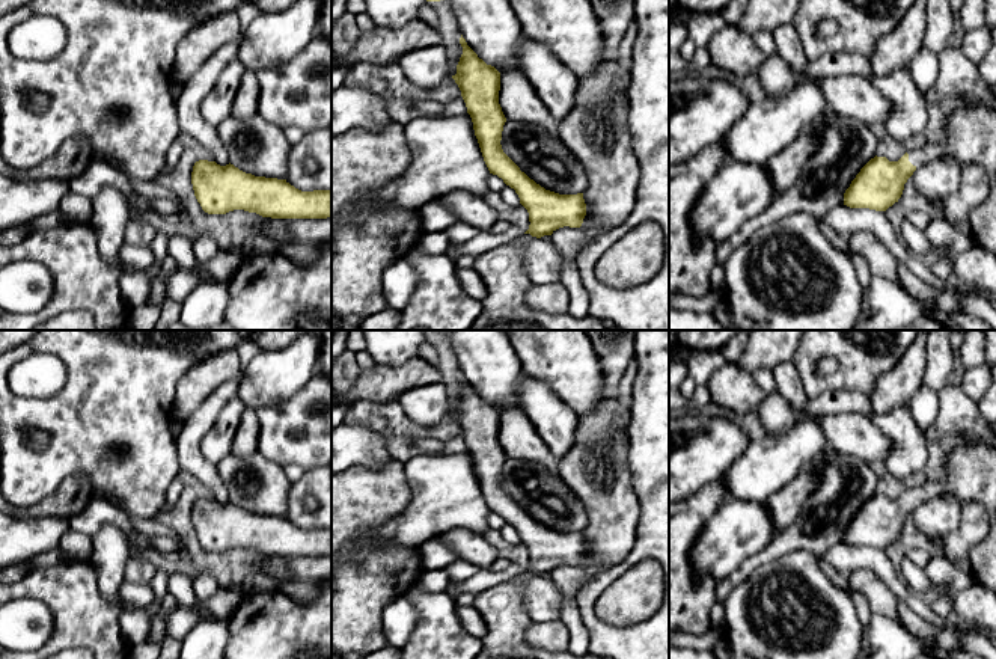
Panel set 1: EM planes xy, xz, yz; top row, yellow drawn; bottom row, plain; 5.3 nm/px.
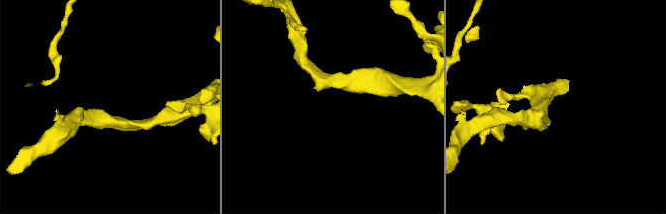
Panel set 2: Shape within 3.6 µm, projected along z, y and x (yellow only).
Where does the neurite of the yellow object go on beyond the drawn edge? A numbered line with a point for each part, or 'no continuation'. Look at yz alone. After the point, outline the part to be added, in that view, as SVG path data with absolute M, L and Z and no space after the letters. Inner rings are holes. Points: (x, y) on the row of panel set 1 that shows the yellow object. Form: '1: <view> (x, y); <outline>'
1: yz (971, 130); M976 101L958 104L948 118L943 140L927 142L907 154L916 169L942 157L954 158L961 167L978 164L984 169L990 179L990 195L970 211L969 222L973 244L996 255L996 110Z

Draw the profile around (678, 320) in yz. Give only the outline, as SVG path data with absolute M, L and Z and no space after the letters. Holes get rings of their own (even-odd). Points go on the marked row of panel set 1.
M669 309L669 330L726 330L713 314Z

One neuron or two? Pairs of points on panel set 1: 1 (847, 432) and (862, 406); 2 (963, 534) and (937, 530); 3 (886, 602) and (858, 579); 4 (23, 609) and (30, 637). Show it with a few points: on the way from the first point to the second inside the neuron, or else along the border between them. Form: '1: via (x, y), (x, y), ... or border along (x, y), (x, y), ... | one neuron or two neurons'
1: border along (871, 410), (838, 412), (824, 416) | two neurons
2: border along (962, 505), (959, 525), (944, 539), (944, 554) | two neurons
3: via (879, 594), (865, 582) | one neuron
4: via (23, 616), (27, 631) | one neuron

